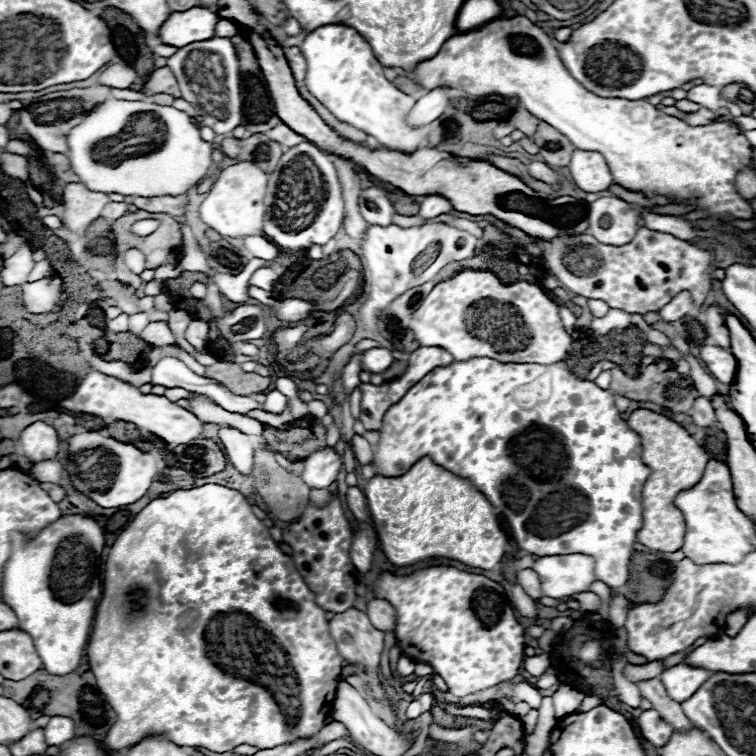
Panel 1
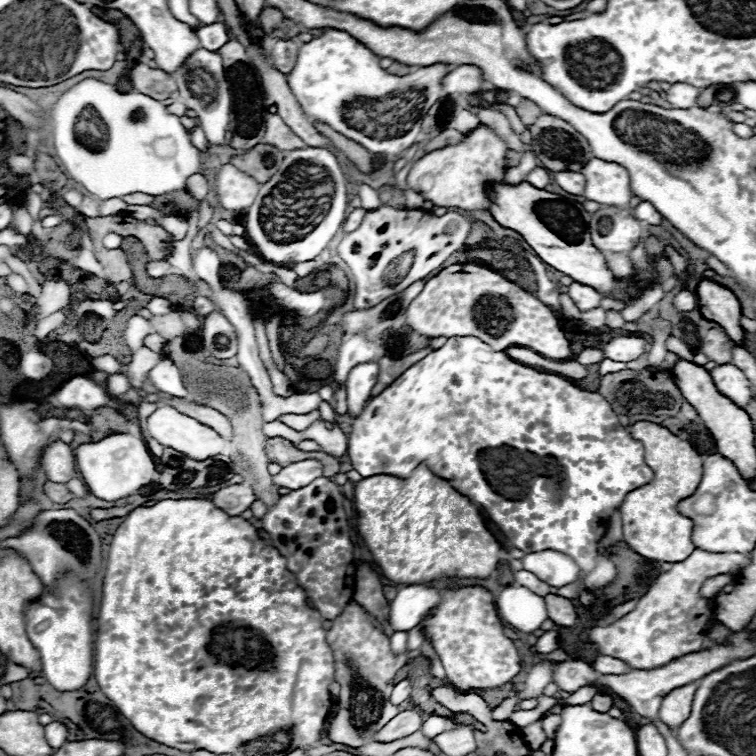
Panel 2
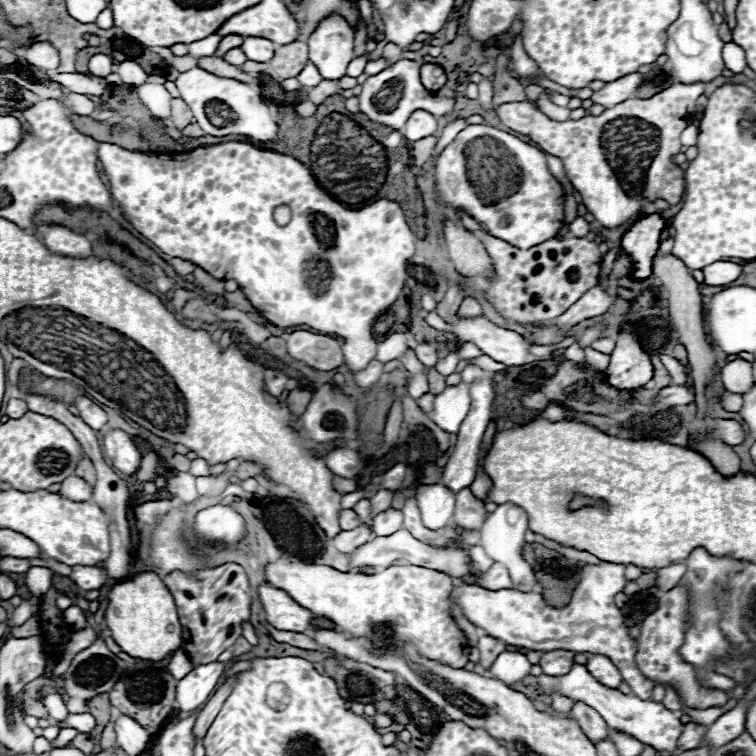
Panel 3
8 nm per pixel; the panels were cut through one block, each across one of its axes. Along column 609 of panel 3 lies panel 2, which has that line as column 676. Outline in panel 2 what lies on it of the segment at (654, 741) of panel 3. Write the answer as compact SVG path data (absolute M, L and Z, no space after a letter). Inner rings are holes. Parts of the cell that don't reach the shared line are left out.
M698 680L686 684L686 686L674 688L670 694L666 694L666 698L662 698L660 718L670 728L678 728L690 716L690 708L692 708L696 688L698 688Z

